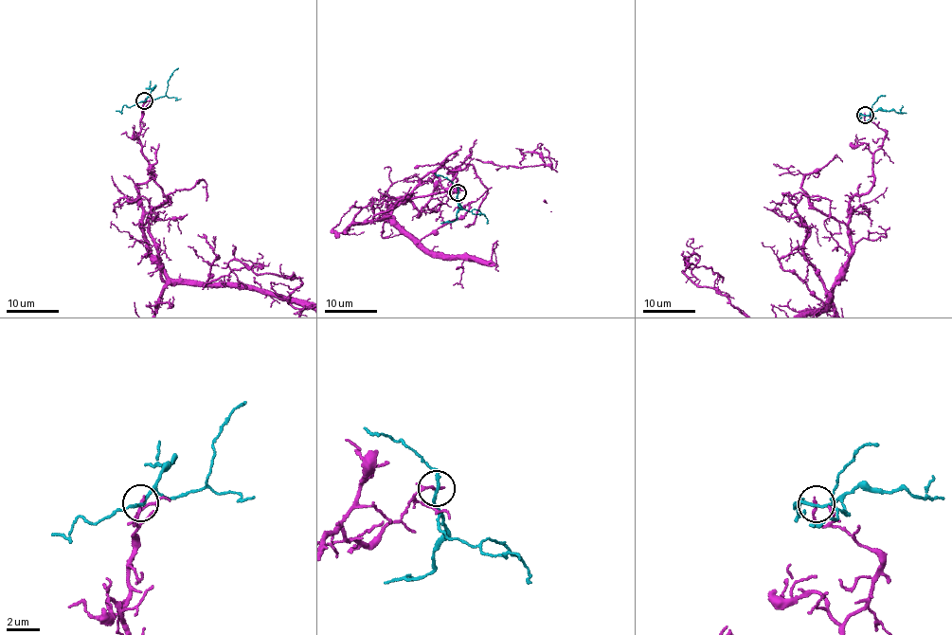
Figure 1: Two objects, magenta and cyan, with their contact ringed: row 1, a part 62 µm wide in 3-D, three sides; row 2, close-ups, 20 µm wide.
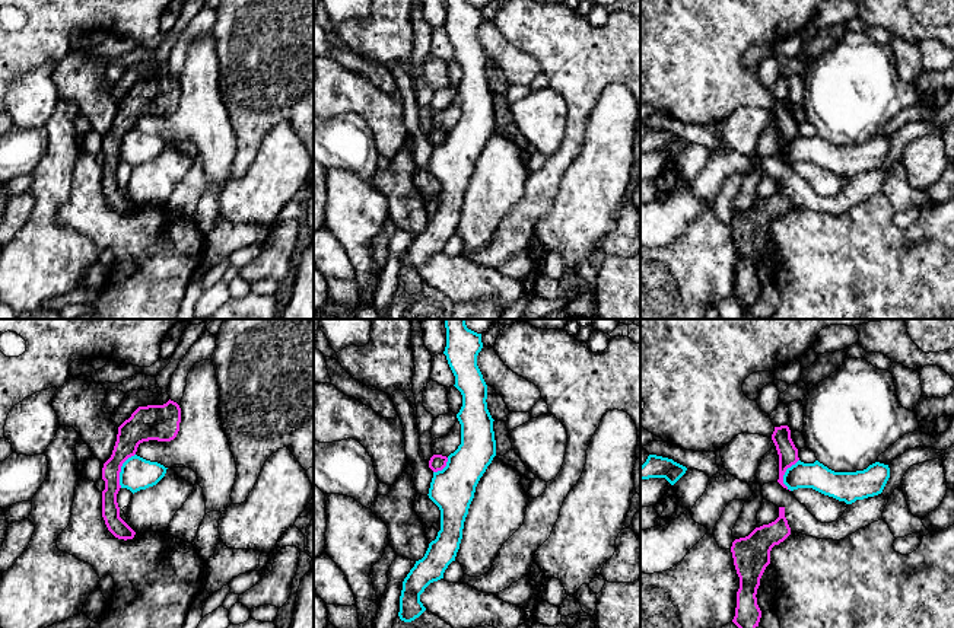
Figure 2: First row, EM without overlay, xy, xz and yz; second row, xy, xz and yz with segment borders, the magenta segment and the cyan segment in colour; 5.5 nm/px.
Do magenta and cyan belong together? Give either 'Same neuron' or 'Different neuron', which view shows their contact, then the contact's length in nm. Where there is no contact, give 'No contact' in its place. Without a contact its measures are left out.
Different neuron. Touches magenta in xy. Shared border 200 nm

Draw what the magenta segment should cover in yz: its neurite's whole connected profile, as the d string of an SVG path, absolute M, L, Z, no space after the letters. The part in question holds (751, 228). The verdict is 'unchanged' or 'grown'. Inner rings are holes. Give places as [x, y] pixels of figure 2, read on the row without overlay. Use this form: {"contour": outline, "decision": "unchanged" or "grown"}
{"contour": "M779 181L779 191L775 195L756 201L748 210L732 216L731 226L740 251L732 296L745 312L759 300L761 291L756 268L760 252L770 238L770 224L789 208L791 201L785 191L785 181Z", "decision": "unchanged"}

